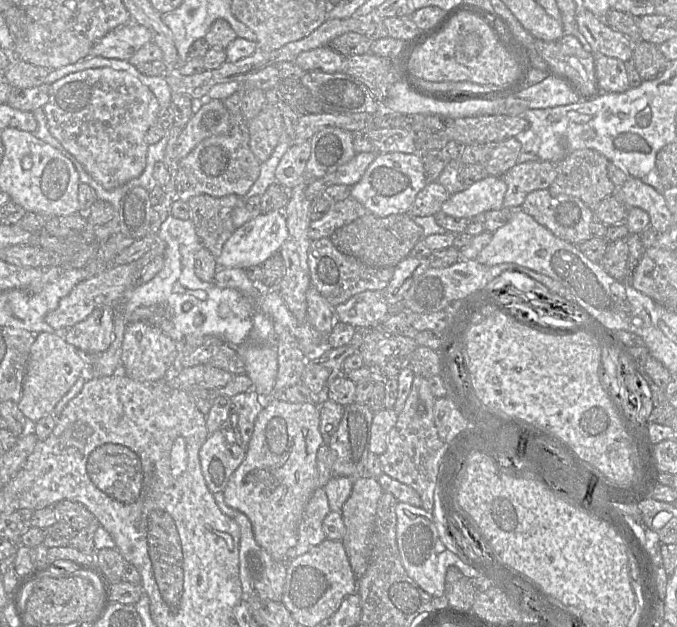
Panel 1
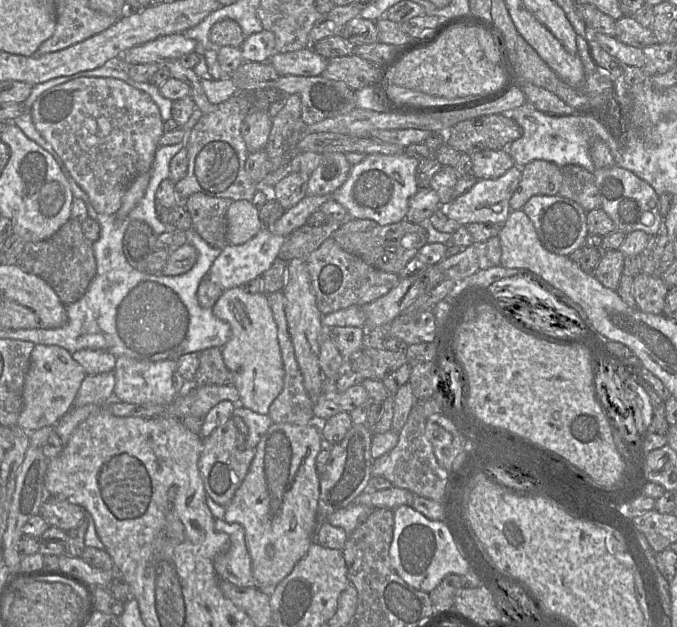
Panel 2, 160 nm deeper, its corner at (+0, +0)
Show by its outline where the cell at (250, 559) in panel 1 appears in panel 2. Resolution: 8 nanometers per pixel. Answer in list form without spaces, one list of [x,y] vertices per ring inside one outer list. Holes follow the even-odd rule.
[[[215,518],[215,529],[230,537],[230,547],[218,554],[213,561],[219,579],[226,580],[238,587],[257,587],[252,574],[251,558],[245,542],[245,531],[239,523],[227,523]]]

